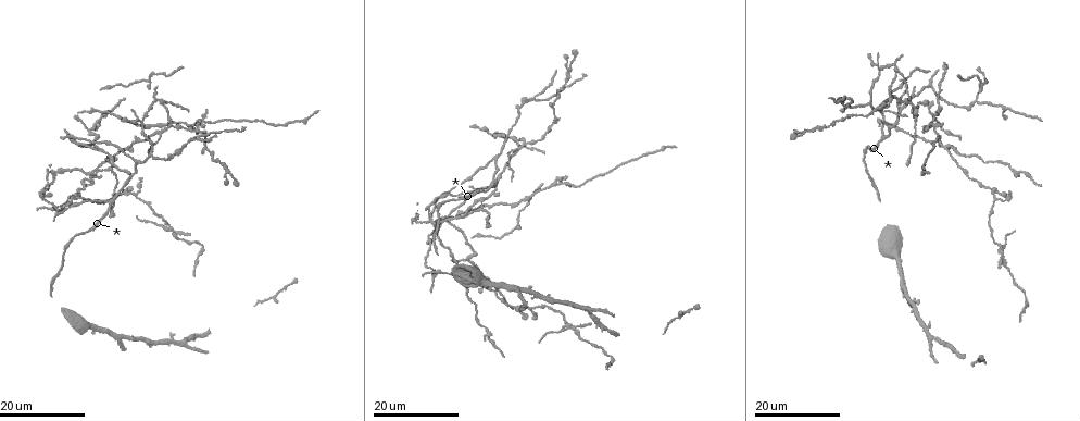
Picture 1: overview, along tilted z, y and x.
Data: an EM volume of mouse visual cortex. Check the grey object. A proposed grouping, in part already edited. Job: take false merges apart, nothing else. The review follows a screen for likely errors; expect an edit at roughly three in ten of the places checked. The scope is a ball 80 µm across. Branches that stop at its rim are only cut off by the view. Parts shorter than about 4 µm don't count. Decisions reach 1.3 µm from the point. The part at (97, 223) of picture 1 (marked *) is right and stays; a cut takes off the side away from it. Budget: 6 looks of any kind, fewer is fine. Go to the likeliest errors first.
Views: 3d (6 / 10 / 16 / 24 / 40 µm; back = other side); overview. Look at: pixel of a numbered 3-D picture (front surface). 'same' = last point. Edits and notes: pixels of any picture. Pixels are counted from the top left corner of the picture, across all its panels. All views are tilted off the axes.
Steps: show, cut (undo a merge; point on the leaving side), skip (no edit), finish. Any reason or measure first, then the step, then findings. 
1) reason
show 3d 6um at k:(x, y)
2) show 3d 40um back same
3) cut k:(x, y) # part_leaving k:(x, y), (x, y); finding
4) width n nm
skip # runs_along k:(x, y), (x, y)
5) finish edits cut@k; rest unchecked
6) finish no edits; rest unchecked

four or more arms meet
show 3d 16um at 1:(78, 199)

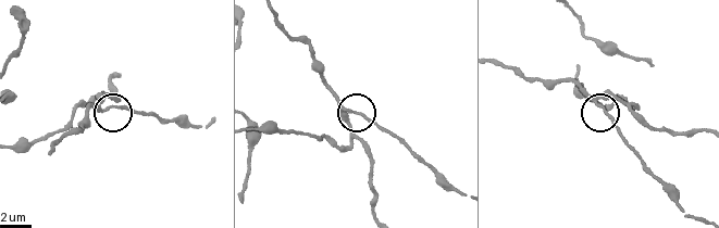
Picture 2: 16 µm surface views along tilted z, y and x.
show 3d 10um at 2:(112, 105)

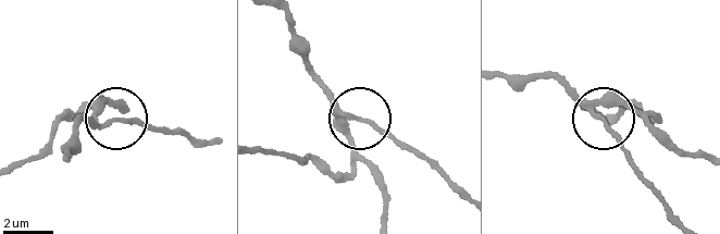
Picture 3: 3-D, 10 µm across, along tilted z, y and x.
width 220 nm
skip # runs_along 3:(284, 16), (307, 69), (352, 115), (352, 170); one neuron here

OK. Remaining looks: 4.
two arms in line, one across
show 3d 24um at 1:(514, 139)

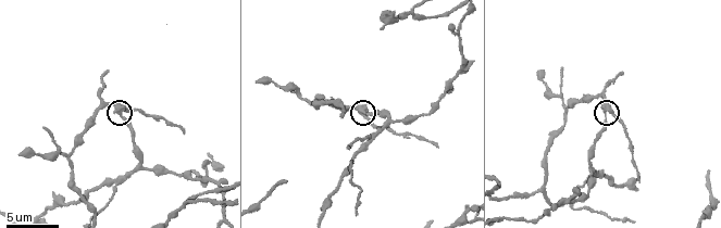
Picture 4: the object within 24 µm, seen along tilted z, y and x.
zoom in
show 3d 6um at 4:(364, 112)

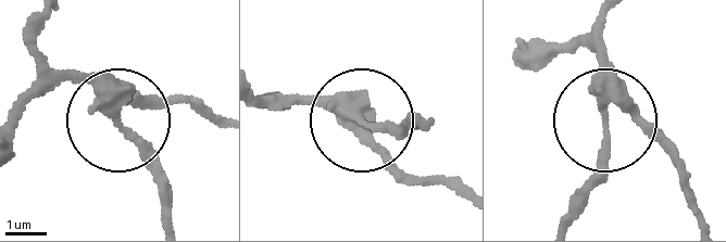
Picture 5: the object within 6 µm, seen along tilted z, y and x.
from behind
show 3d 6um back at 5:(112, 115)

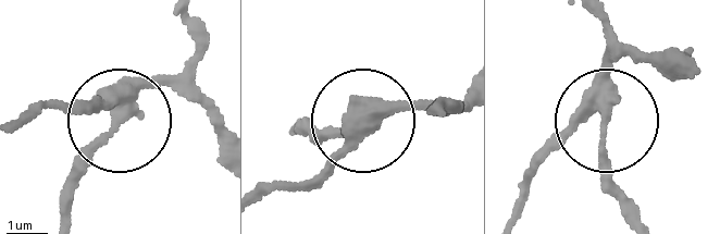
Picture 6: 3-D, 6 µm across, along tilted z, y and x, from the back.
arms 3
skip # runs_along 6:(221, 143), (166, 81), (125, 111), (76, 113); continuous, no second neuron

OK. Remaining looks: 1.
side arm on a straight run
show 3d 10um at 4:(415, 14)

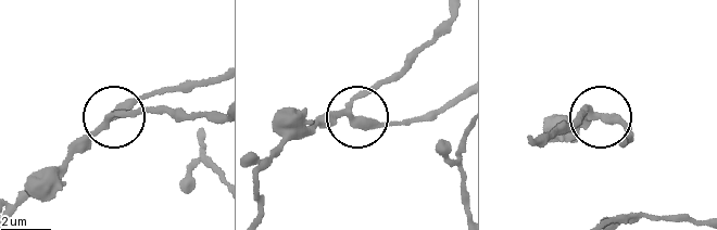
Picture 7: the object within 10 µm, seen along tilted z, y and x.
arms 3
skip # runs_along 7:(255, 214), (267, 162), (353, 116), (355, 99), (401, 67); one neuron here

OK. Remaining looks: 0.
finish no edits; rest unchecked

